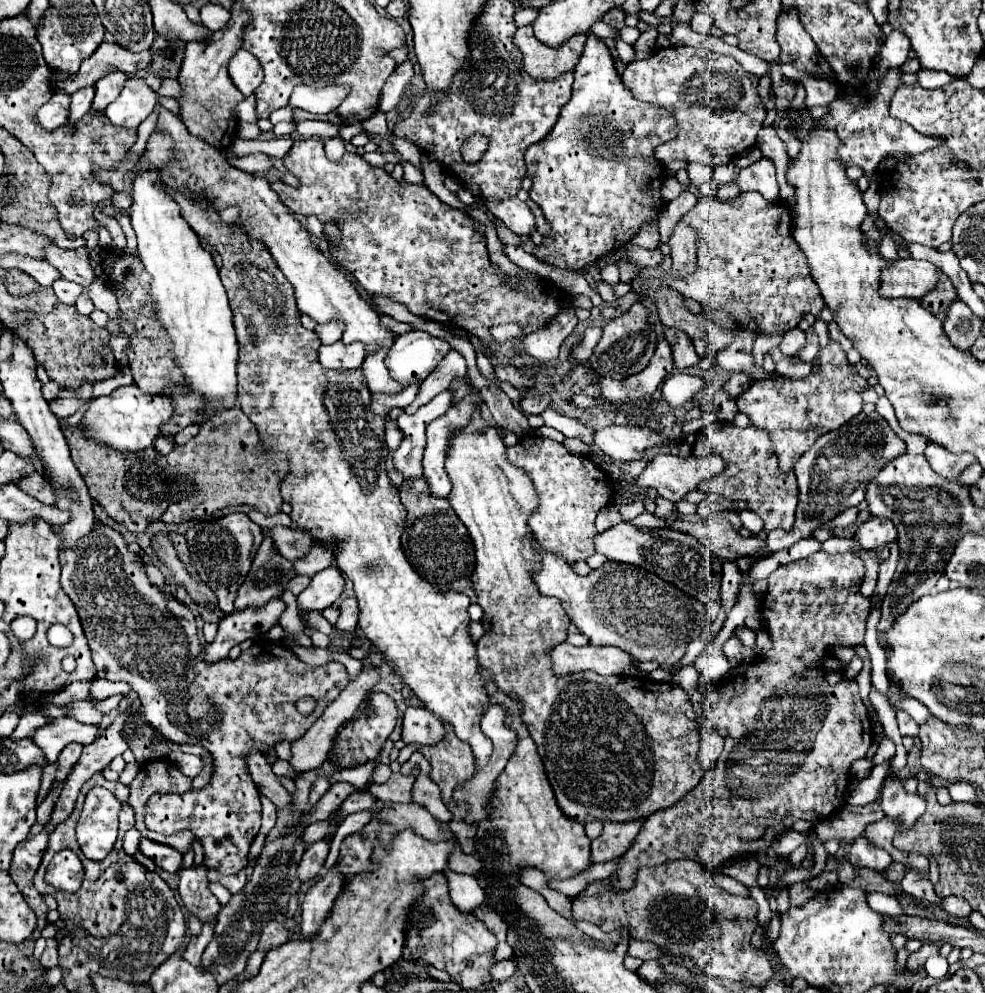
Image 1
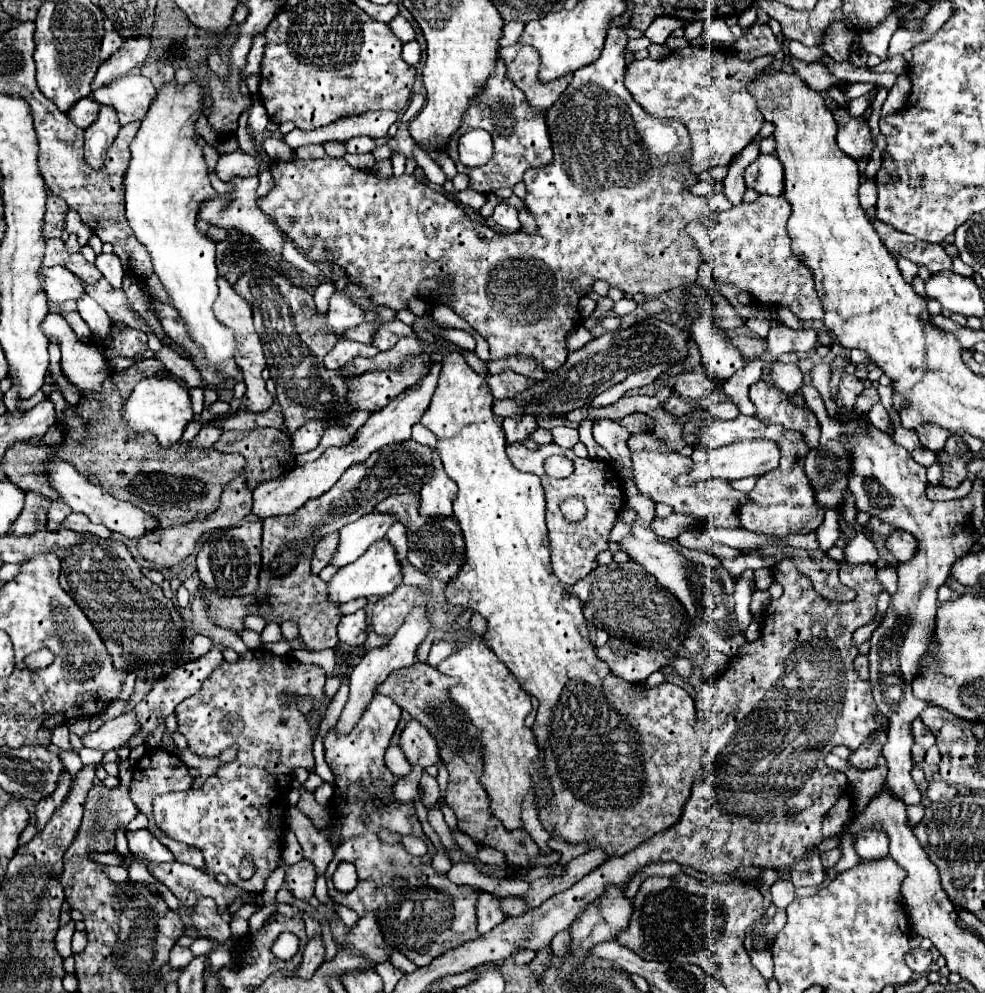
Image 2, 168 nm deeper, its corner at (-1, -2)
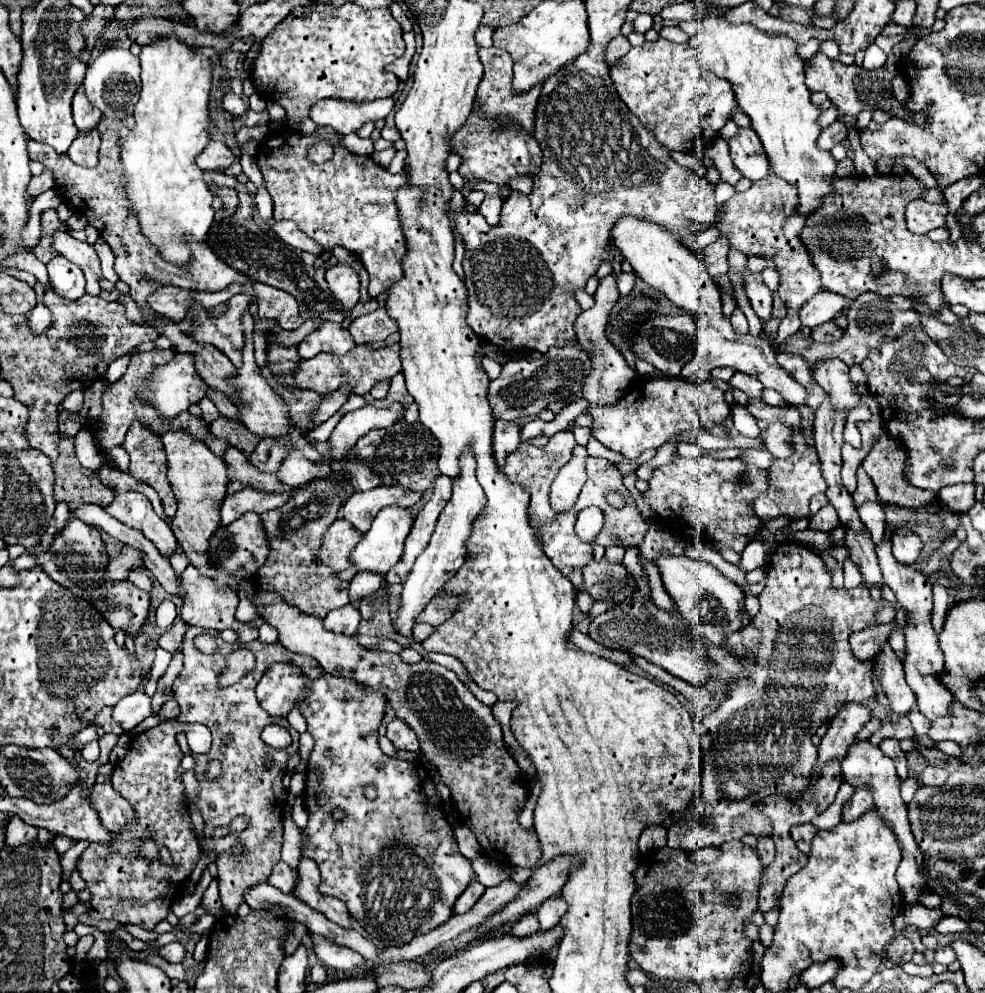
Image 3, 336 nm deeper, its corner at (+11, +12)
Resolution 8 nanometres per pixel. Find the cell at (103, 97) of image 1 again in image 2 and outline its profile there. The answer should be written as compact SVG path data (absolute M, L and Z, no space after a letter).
M101 104L95 122L85 130L85 158L93 168L101 168L105 152L119 132L115 108Z

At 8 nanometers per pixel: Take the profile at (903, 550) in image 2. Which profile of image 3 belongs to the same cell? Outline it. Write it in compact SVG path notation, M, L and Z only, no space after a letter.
M903 528L897 534L893 534L891 542L893 542L893 554L901 564L909 566L919 560L923 542L911 528Z

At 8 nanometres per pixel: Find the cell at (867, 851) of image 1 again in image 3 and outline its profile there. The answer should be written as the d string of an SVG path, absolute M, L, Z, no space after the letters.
M855 788L853 796L845 802L843 806L843 822L853 822L857 820L861 814L865 814L867 810L873 810L873 798L869 790L863 788Z

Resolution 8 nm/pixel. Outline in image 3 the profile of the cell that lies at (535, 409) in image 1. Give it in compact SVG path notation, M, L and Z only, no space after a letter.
M497 420L495 428L493 428L493 458L499 466L499 470L503 470L507 456L513 454L519 444L521 444L519 426L515 422Z

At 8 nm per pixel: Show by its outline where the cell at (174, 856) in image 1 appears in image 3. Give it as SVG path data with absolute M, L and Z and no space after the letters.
M97 774L97 782L91 792L91 806L93 810L97 810L101 824L109 832L119 832L127 822L135 818L129 802L113 790L111 778L105 774Z

